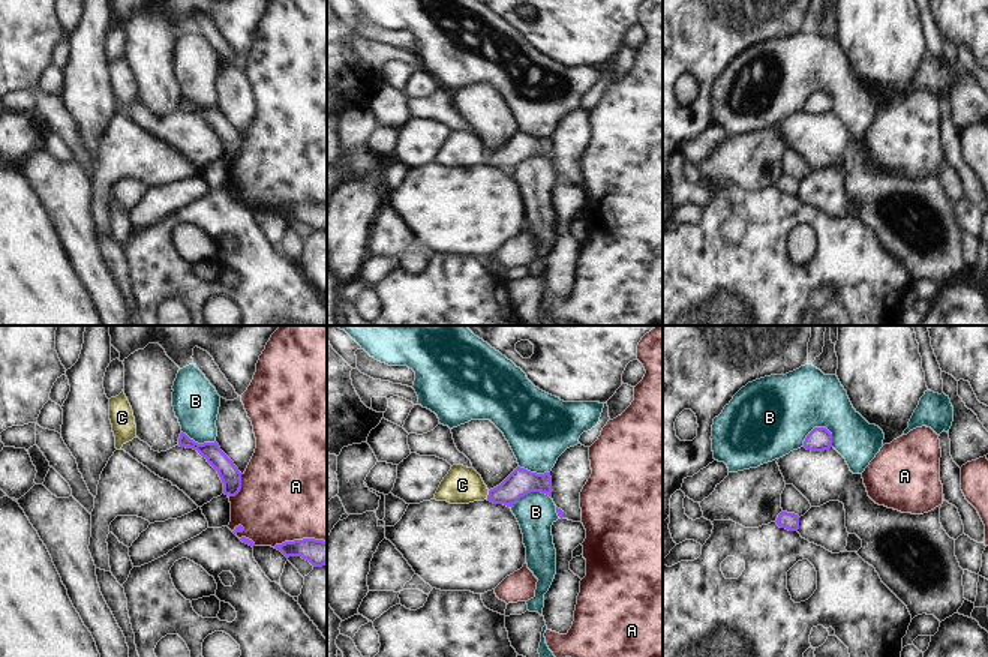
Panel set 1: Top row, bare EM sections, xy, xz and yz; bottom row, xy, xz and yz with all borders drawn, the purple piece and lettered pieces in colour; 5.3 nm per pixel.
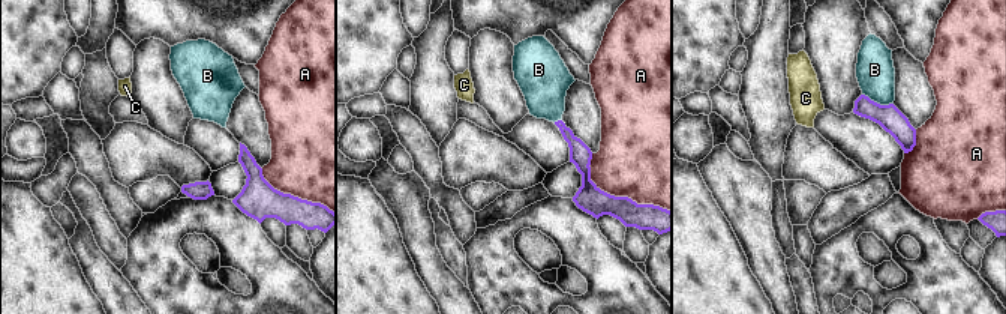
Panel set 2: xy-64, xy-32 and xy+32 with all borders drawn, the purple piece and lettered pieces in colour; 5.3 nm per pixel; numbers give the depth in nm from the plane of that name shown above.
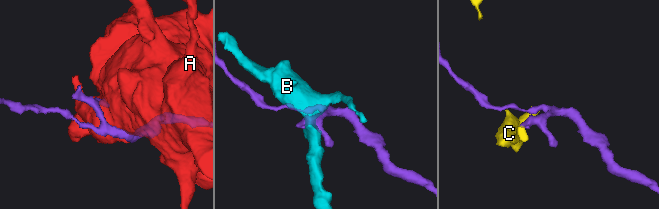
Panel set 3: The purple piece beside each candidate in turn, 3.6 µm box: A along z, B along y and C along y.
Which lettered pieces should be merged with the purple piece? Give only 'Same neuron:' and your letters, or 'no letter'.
Same neuron: C

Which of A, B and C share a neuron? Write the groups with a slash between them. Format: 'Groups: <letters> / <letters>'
Groups: A / B / C

